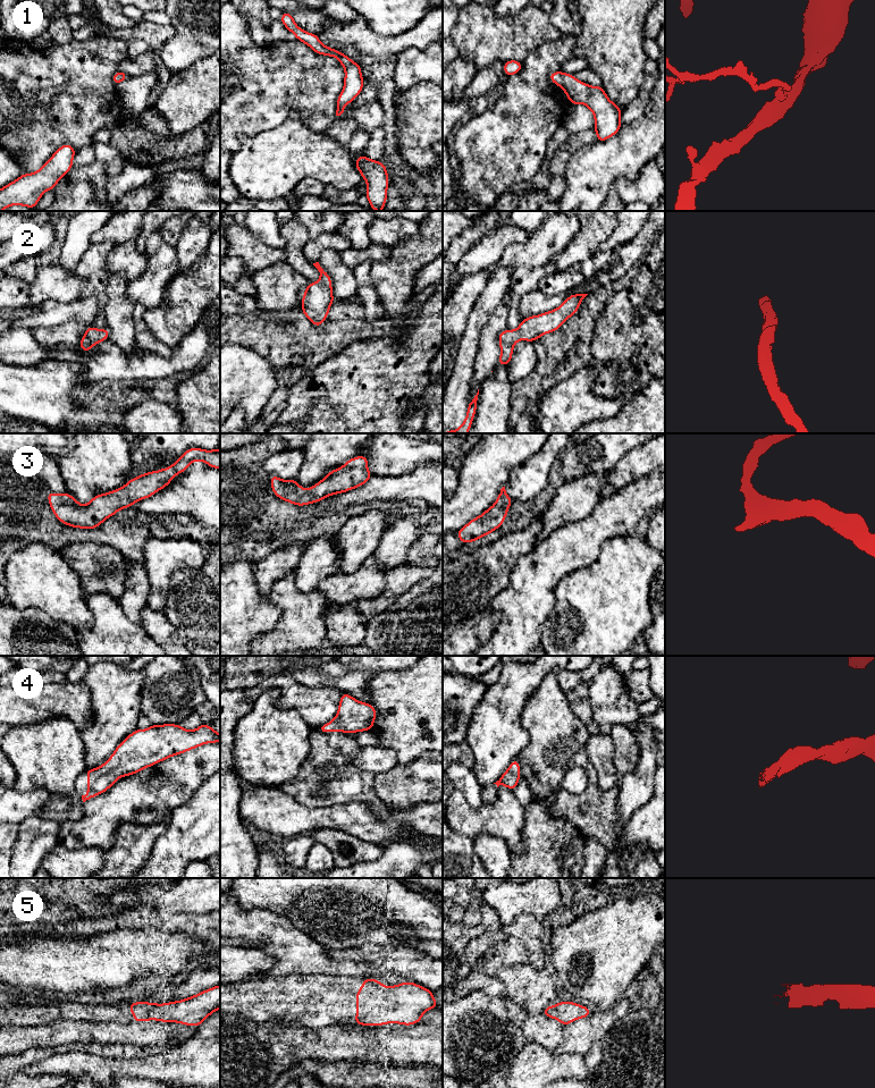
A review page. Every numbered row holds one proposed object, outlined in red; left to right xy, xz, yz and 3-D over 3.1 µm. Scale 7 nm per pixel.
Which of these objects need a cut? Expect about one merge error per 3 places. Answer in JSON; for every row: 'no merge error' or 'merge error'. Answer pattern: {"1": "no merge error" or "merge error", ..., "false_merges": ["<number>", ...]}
{"1": "no merge error", "2": "no merge error", "3": "no merge error", "4": "no merge error", "5": "no merge error", "false_merges": []}

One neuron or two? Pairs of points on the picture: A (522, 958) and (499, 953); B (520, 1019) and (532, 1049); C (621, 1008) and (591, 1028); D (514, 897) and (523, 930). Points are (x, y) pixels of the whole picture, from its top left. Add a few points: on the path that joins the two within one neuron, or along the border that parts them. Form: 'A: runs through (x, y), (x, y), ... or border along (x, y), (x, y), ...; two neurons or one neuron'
A: runs through (516, 954), (505, 953); one neuron
B: border along (526, 1040), (532, 1040), (552, 1051); two neurons
C: runs through (614, 1013), (598, 1023); one neuron
D: border along (540, 919), (530, 913), (519, 913), (503, 926); two neurons

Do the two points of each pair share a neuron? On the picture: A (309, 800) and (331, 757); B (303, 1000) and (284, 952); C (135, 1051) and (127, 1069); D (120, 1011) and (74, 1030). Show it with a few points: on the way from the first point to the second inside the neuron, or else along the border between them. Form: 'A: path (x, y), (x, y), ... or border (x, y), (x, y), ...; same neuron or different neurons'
A: path (308, 790), (308, 781), (321, 767); same neuron
B: border (320, 975), (267, 977); different neurons
C: border (158, 1052), (133, 1057), (106, 1056); different neurons
D: border (68, 1019), (117, 1021), (120, 1023); different neurons

